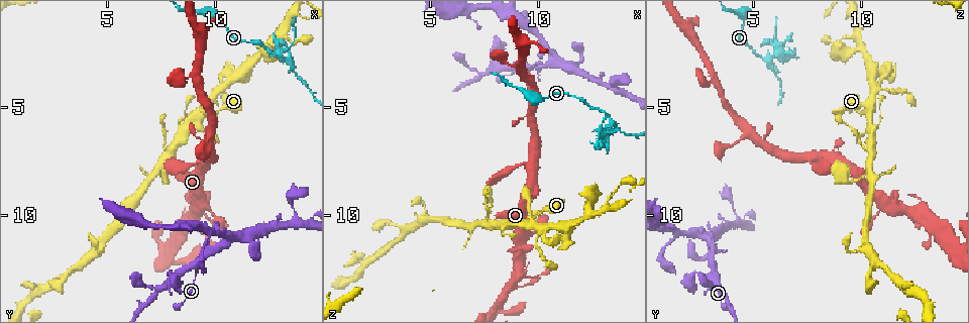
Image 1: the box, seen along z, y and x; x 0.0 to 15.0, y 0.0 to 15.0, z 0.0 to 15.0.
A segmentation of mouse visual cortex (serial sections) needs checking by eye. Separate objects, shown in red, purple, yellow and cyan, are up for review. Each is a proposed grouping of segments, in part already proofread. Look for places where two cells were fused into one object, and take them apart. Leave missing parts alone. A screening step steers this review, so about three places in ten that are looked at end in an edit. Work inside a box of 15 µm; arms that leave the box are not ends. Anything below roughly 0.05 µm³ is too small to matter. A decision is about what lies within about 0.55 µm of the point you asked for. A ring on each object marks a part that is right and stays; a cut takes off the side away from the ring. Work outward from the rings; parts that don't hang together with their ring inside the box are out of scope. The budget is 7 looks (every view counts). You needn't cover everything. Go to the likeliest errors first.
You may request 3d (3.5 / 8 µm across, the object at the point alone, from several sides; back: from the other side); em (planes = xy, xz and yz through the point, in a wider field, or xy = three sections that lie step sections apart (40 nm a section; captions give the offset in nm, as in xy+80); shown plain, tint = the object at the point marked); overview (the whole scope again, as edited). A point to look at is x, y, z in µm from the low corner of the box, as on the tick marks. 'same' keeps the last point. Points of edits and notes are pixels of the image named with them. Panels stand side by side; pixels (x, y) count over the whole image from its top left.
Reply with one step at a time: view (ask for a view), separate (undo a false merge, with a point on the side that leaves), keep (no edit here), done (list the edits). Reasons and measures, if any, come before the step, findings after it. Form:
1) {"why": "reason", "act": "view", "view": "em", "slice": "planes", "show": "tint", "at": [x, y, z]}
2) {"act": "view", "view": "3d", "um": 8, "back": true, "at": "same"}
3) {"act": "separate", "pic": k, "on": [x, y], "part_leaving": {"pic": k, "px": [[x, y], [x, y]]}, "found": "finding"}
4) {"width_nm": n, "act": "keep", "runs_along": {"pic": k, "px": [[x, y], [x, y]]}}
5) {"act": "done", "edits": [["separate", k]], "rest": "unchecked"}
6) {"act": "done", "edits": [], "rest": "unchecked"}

{"why": "arms part here", "act": "view", "view": "3d", "um": 8, "at": [9.7, 5.1, 10.1]}

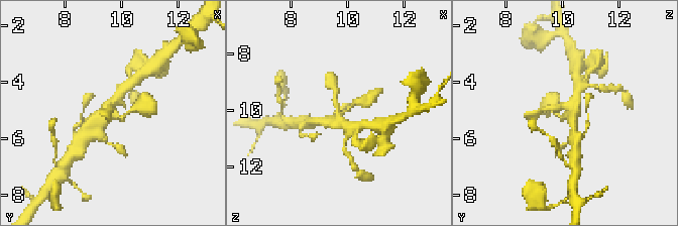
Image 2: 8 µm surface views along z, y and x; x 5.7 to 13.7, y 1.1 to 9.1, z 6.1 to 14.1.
{"why": "zoom in", "act": "view", "view": "3d", "um": 3.5, "at": [9.8, 5.1, 10.2]}

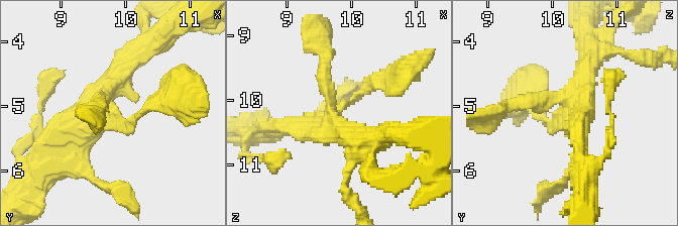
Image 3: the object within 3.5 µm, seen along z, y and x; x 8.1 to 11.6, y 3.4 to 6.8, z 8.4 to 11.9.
{"arms": 4, "arm_widths_nm": [200, 200, 300, 350], "act": "keep", "runs_along": {"pic": 3, "px": [[160, 101], [64, 150]]}, "found": "one cell here"}

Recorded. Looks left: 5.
{"why": "two arms in line, one across", "act": "view", "view": "3d", "um": 3.5, "at": [13.4, 2.8, 5.6]}

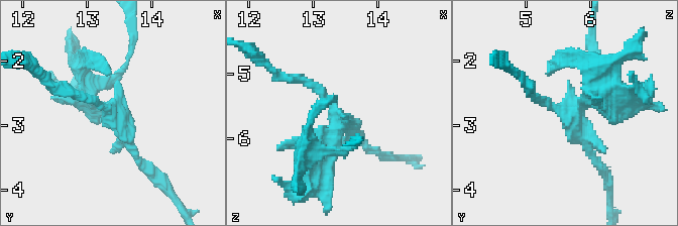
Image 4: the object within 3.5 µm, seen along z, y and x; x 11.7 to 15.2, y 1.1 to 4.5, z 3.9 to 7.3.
{"act": "view", "view": "em", "slice": "xy", "step": 2, "show": "tint", "at": [13.40, 2.85, 5.70]}

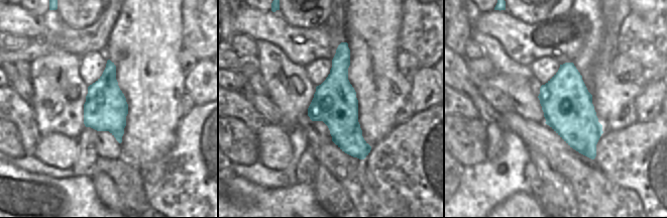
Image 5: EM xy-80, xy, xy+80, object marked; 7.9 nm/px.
{"act": "separate", "pic": 4, "on": [611, 110], "part_leaving": {"pic": 4, "px": [[584, 104], [636, 82]]}, "found": "a second cell is stuck on"}

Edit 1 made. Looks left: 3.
{"act": "view", "view": "overview"}

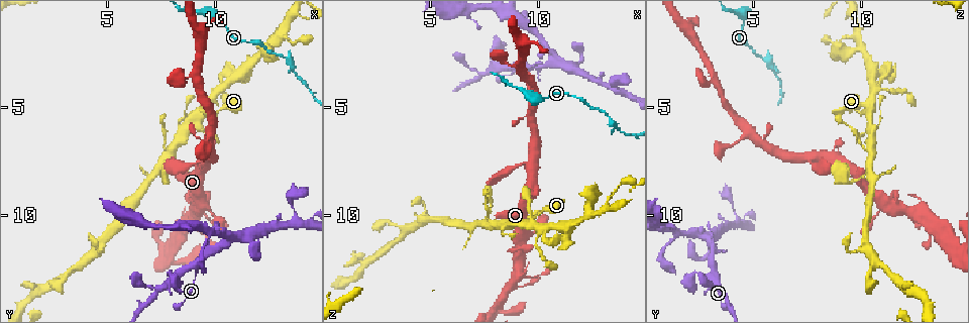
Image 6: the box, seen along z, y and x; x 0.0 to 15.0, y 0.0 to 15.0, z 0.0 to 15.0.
{"act": "view", "view": "3d", "um": 3.5, "at": [9.0, 12.4, 3.1]}

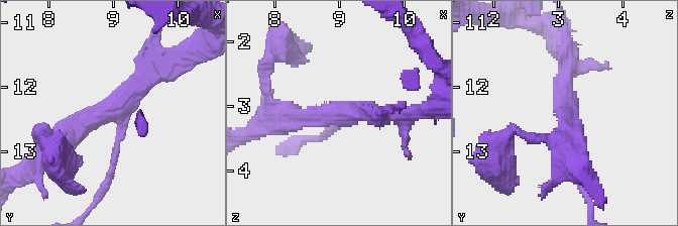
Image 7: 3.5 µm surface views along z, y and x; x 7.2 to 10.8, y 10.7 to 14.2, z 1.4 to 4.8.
{"act": "view", "view": "em", "slice": "xy", "step": 3, "show": "tint", "at": [9.05, 12.35, 3.10]}

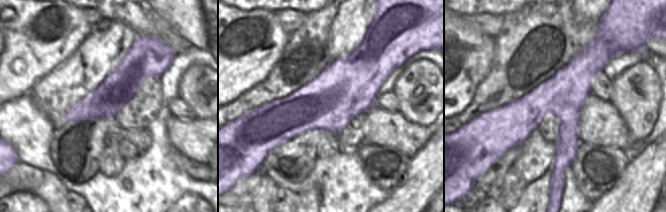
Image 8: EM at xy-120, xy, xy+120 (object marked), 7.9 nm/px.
{"act": "keep", "runs_along": {"pic": 8, "px": [[588, 48], [556, 171]]}, "found": "one cell here"}

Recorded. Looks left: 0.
{"act": "done", "edits": [["separate", 4]], "rest": "unchecked"}

